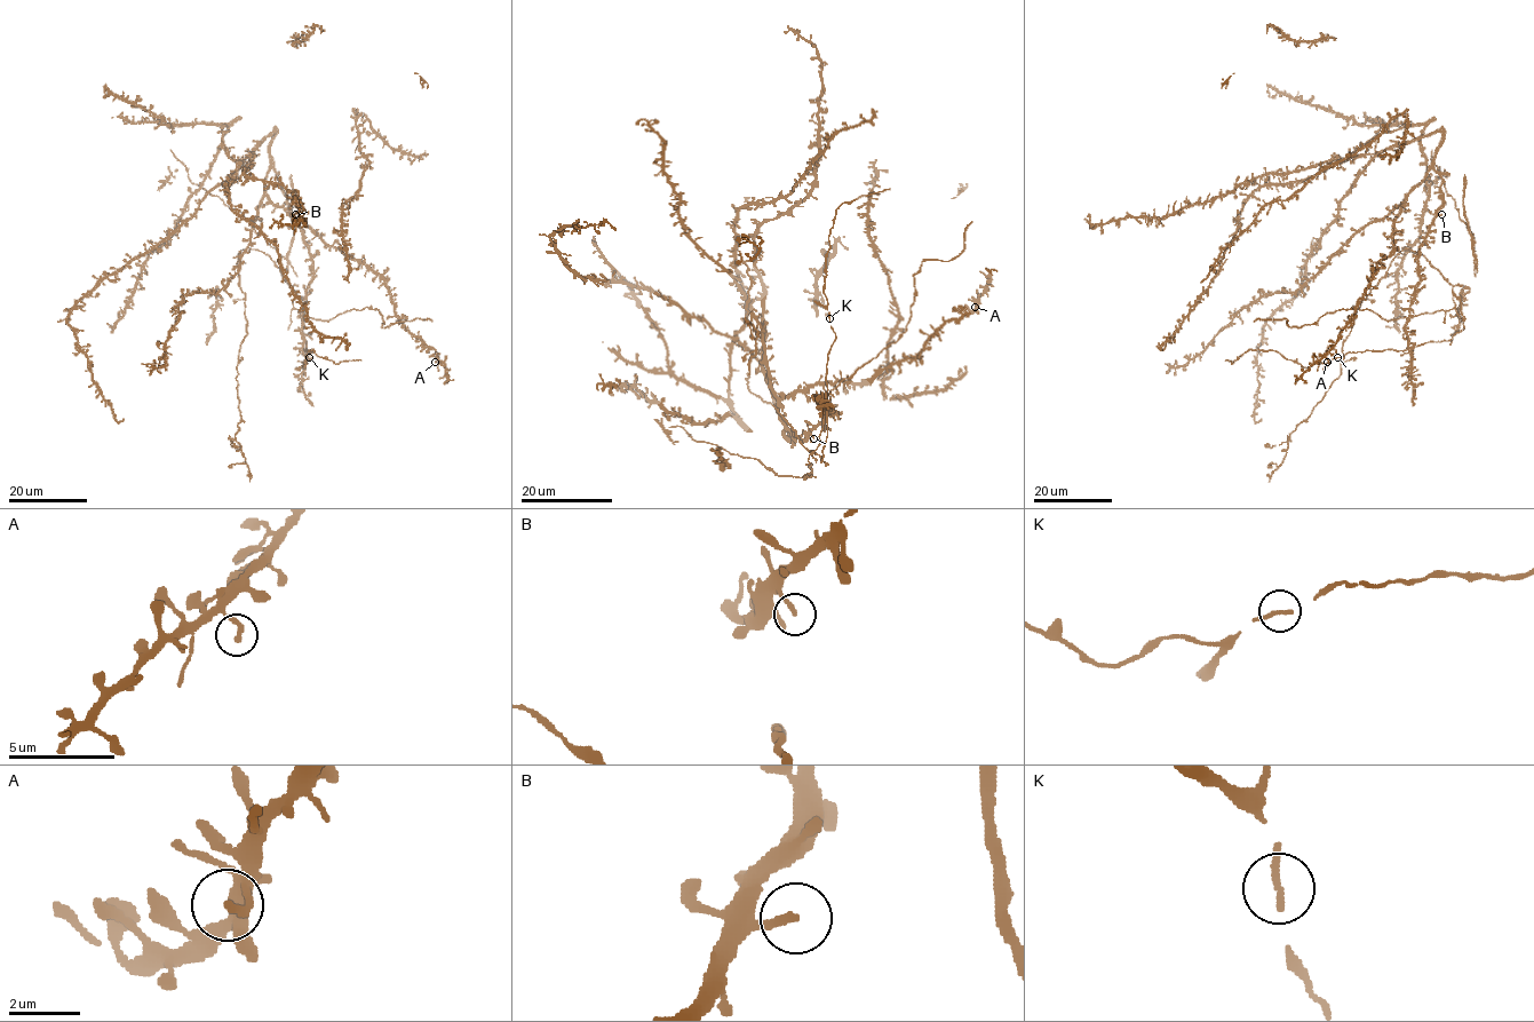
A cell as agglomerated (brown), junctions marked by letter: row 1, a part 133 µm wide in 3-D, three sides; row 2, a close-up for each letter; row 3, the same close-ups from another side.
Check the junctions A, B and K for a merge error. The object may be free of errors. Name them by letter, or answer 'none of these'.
none of these

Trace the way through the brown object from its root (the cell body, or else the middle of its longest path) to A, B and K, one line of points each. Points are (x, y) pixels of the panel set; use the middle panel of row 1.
A: (763, 313), (762, 366), (788, 438), (785, 396), (868, 382), (975, 307)
B: (763, 313), (762, 366), (788, 438), (785, 435), (788, 429), (795, 438), (804, 438), (809, 433), (813, 438)
K: (763, 313), (762, 366), (788, 438), (787, 429), (804, 438), (834, 412), (821, 397), (835, 339), (829, 318)

